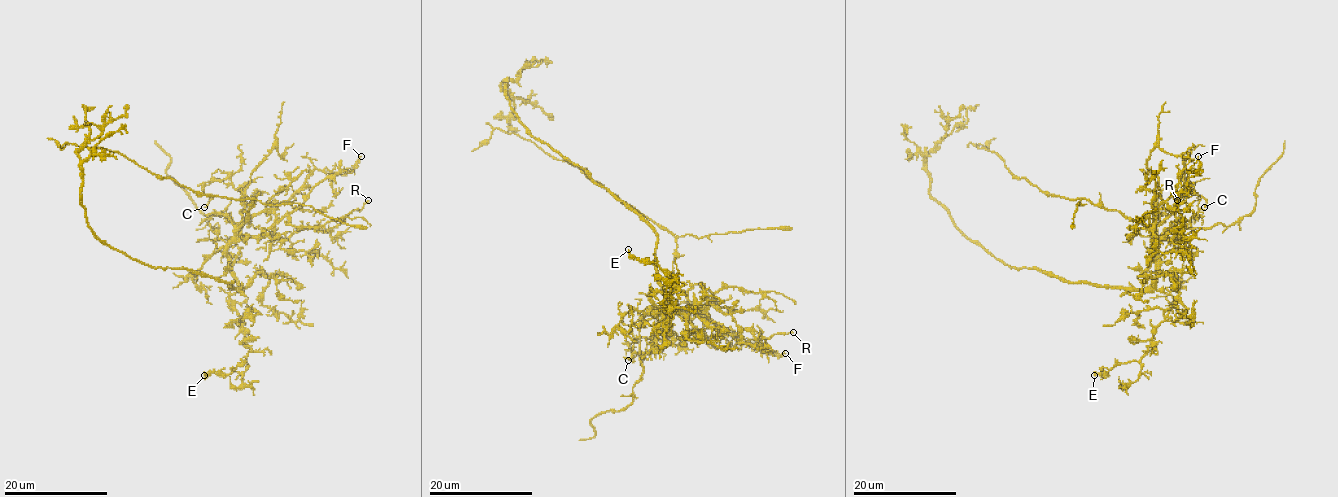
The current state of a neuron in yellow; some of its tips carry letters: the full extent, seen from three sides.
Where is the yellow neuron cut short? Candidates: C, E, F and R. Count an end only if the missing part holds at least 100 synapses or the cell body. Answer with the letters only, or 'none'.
none

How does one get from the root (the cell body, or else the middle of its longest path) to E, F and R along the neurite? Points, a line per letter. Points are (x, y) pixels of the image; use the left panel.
E: (239, 288), (230, 296), (231, 307), (243, 317), (244, 343), (250, 351), (245, 362), (228, 374), (204, 375)
F: (239, 288), (227, 253), (234, 230), (245, 218), (283, 204), (315, 169), (346, 174), (361, 156)
R: (239, 288), (227, 253), (232, 243), (266, 234), (289, 238), (305, 229), (330, 230), (368, 200)

